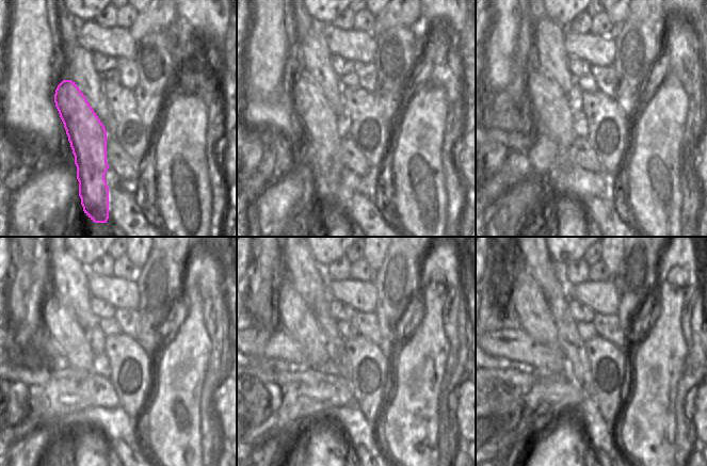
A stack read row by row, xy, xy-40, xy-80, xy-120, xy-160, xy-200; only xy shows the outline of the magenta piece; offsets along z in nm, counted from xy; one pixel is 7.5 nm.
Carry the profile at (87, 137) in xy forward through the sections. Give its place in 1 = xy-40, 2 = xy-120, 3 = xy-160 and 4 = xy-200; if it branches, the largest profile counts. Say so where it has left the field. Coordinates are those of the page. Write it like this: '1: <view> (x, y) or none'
1: xy-40 (323, 128)
2: xy-120 (60, 323)
3: xy-160 (294, 316)
4: xy-200 (528, 308)

